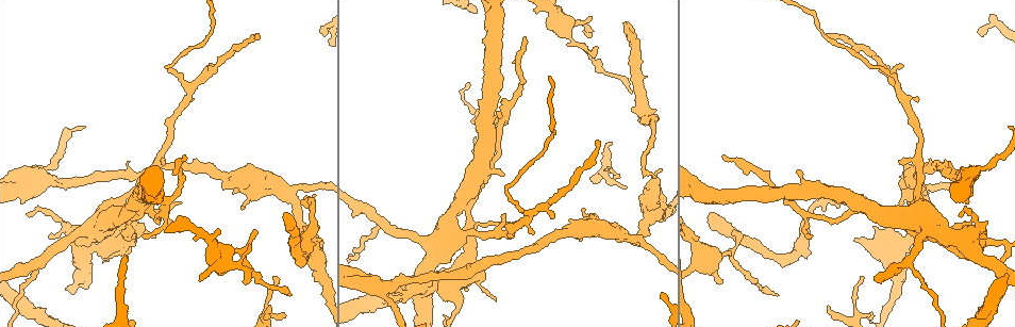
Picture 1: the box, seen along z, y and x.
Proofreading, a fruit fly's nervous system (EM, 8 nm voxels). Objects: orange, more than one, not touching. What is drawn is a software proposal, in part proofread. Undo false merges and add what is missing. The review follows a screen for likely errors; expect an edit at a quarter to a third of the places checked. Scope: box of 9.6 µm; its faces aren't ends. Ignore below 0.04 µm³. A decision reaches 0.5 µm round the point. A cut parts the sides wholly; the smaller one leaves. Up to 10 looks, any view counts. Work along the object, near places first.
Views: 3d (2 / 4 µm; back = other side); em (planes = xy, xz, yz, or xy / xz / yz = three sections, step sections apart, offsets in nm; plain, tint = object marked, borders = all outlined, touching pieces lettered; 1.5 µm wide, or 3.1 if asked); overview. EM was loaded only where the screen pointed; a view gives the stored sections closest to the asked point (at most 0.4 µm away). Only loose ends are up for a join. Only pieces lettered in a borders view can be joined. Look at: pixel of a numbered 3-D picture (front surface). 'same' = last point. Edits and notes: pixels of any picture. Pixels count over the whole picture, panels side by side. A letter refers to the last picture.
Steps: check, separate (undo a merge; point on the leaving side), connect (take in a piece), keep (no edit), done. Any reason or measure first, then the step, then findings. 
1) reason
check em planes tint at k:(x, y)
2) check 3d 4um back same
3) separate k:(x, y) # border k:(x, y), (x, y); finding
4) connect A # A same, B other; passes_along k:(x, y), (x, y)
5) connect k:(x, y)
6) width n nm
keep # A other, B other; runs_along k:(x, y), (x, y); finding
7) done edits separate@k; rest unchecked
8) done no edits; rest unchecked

tapers out
check em planes borders at 1:(598, 142)

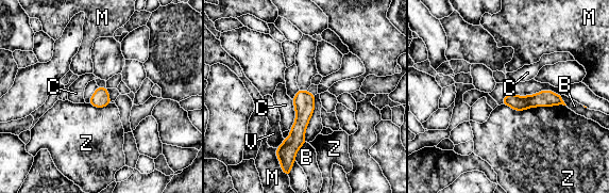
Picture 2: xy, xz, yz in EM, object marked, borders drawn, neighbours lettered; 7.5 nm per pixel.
keep # B other, C other, M other, V other, Z other; border 2:(503, 103), (517, 110), (565, 106); no lettered piece goes on from it

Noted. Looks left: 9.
tapers out
check 3d 4um at 1:(182, 156)

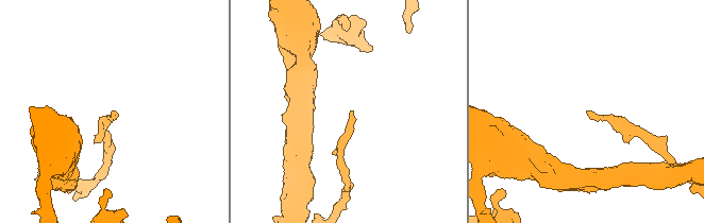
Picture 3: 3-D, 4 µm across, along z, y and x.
check em planes borders at 3:(350, 112)

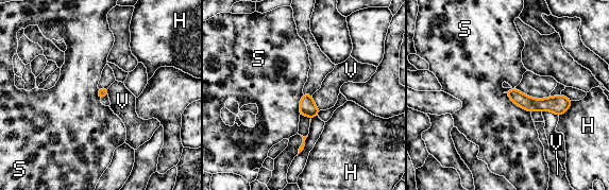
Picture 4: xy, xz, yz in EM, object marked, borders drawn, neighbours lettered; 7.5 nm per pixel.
keep # H other, S other, V other; border 4:(505, 91), (516, 104), (530, 113); no lettered piece goes on from it

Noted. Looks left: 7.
free end
check em yz step 4 borders at 1:(625, 23)

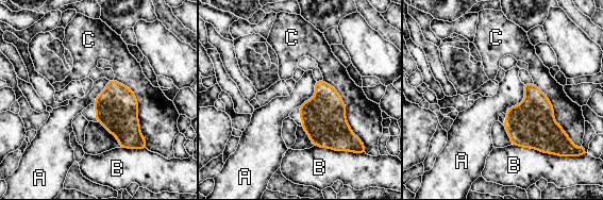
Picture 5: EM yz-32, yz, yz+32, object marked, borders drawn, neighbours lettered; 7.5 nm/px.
keep # A other, B other, C other; border 5:(114, 79), (134, 95), (147, 148); none of them fits

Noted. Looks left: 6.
thick turns thin
check em planes plain at 1:(402, 283)

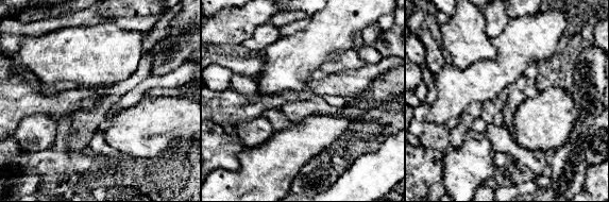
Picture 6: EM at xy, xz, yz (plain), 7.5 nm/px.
check em planes tint same

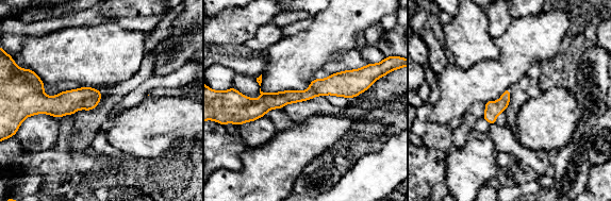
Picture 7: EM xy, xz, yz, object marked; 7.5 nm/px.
see the neighbours
check em planes borders same

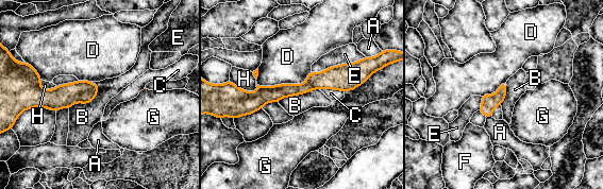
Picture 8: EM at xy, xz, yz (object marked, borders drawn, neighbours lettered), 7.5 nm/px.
longest_contact D 440 nm
keep # A other, B other, C other, D other, E other, F other, G other, H other; border 8:(98, 84), (90, 101), (69, 108); continuous, no second neuron

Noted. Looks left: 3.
done no edits; rest unchecked

